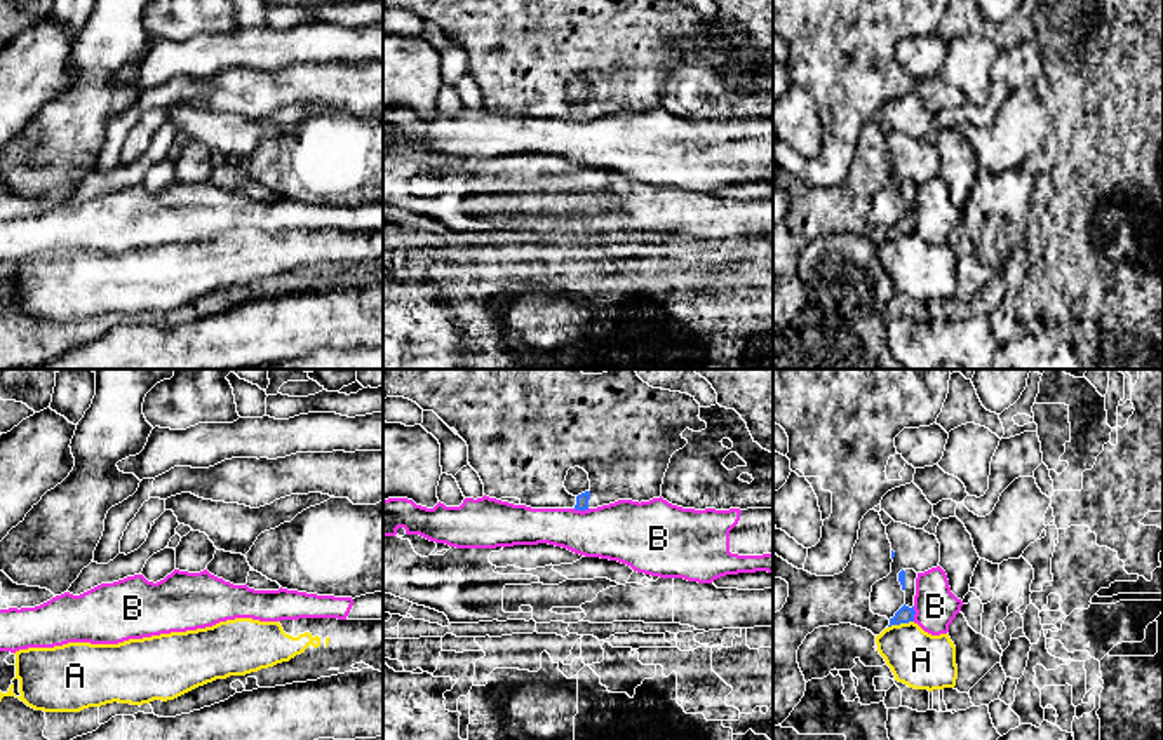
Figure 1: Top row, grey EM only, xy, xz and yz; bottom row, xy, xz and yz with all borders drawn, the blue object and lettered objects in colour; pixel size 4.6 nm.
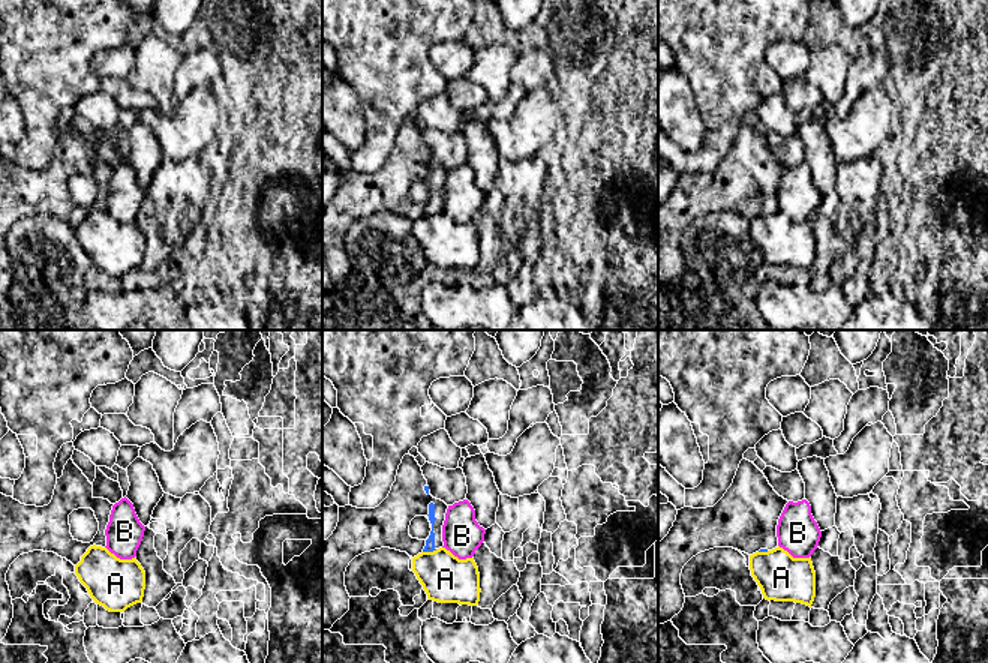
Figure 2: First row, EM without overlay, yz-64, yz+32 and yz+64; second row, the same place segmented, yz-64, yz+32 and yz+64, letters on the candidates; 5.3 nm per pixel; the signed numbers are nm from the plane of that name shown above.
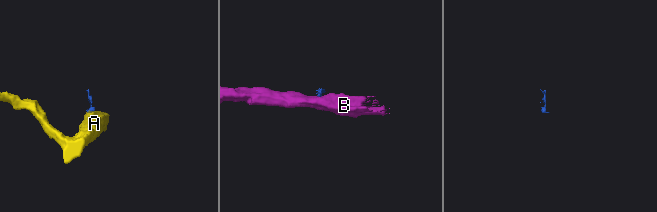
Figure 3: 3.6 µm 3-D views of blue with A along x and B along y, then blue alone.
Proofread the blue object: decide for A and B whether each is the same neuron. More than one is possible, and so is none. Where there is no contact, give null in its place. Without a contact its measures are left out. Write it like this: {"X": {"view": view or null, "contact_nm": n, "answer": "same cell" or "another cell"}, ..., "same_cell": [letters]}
{"A": {"view": "yz", "contact_nm": 120, "answer": "another cell"}, "B": {"view": "xz", "contact_nm": 80, "answer": "another cell"}, "same_cell": []}

